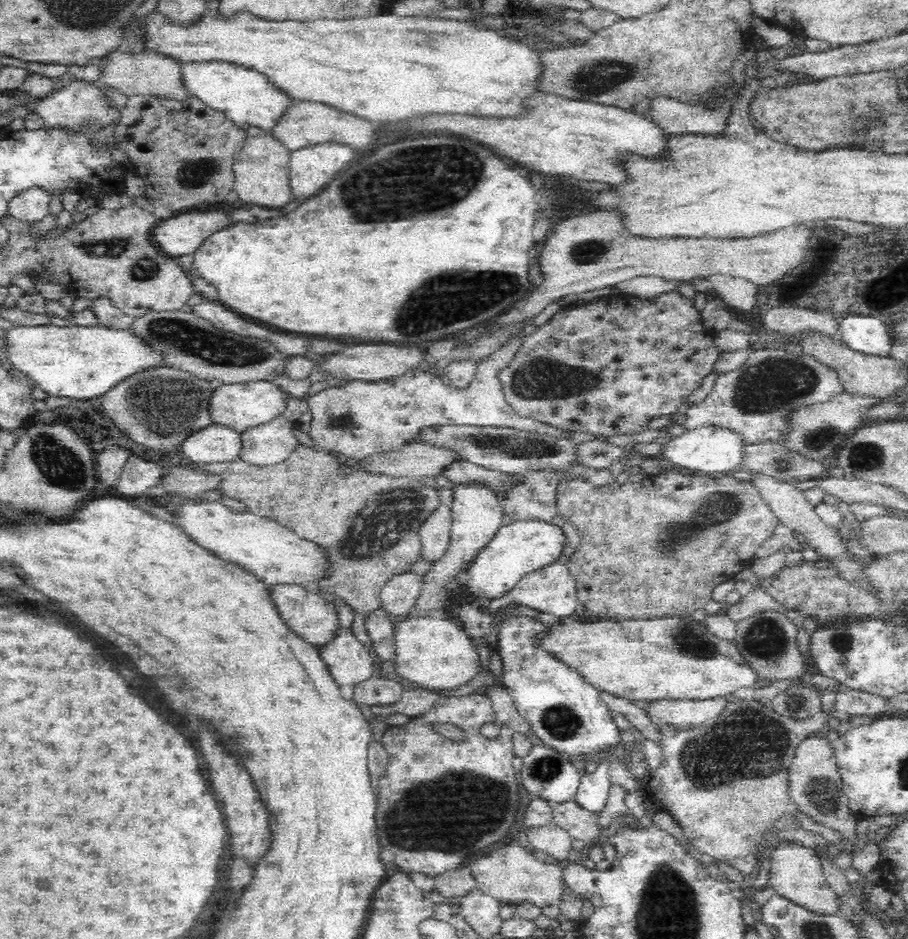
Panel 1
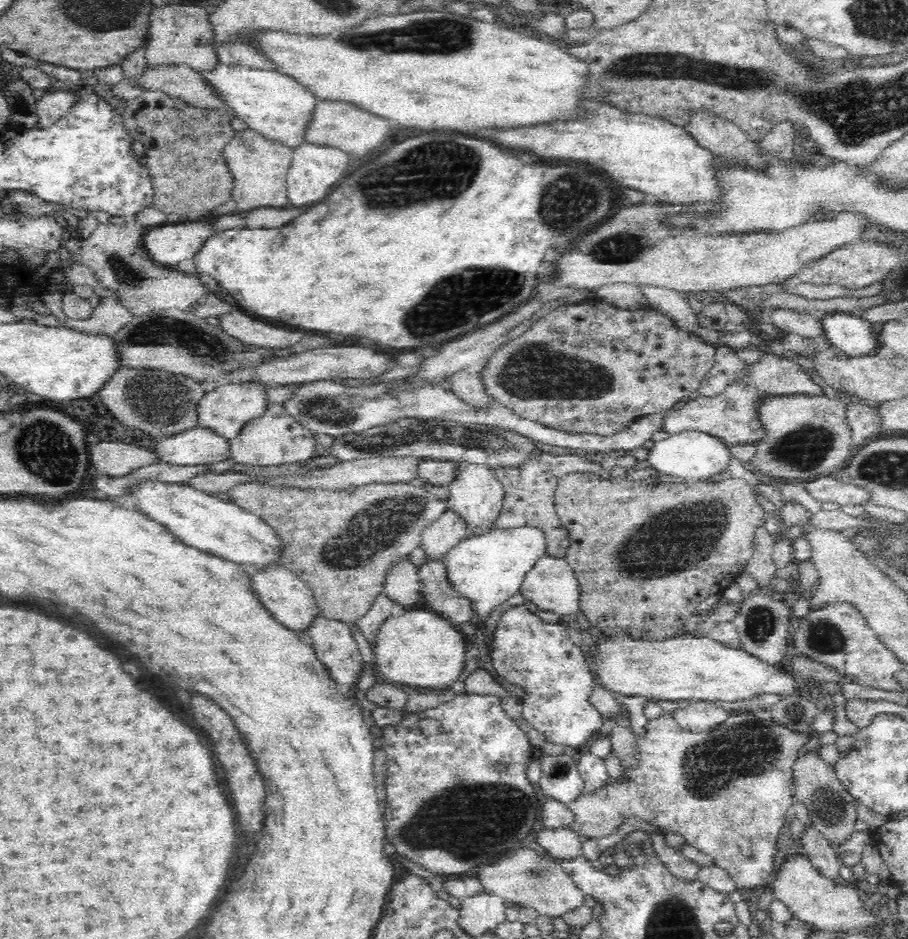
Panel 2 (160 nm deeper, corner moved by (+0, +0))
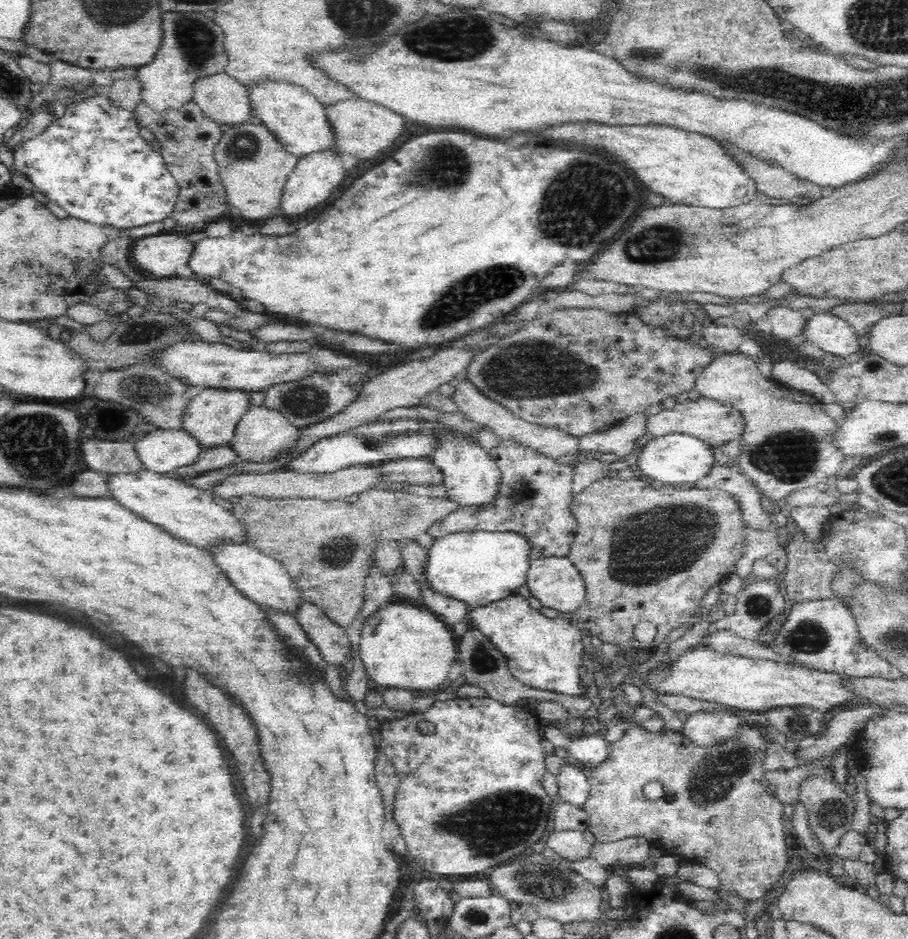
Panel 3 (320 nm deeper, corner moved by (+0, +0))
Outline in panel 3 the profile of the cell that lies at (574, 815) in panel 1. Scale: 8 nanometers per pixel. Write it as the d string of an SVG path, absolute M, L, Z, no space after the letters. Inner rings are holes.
M743 724L736 734L725 738L723 741L710 746L698 746L690 737L680 734L680 732L662 730L658 734L653 734L652 732L648 732L646 728L642 728L641 725L631 726L624 732L622 737L612 744L608 758L598 768L588 769L581 766L591 784L588 800L581 807L588 814L587 830L593 834L595 842L612 842L613 840L620 840L621 838L631 836L644 836L650 840L653 846L657 846L660 850L664 851L664 854L678 855L686 863L696 862L706 865L712 868L712 870L716 870L720 875L723 888L734 890L734 892L739 894L740 898L755 901L764 897L773 885L780 880L788 864L787 846L786 841L784 841L784 820L782 820L782 816L784 816L784 803L780 801L780 798L776 798L774 792L764 784L764 772L767 771L768 746L775 741L770 736L767 737L766 732L767 730L764 726L760 727L756 724L746 724L744 726ZM650 782L660 782L662 784L662 788L664 788L664 796L662 798L658 798L658 800L648 800L648 798L645 798L644 786L650 784Z

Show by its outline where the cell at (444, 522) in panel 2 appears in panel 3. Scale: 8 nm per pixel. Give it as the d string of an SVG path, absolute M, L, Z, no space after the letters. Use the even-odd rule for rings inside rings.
M502 438L496 448L492 448L489 451L489 454L490 459L496 463L501 472L500 492L498 492L496 500L490 505L476 509L458 506L448 516L435 522L427 530L428 534L436 539L448 536L448 534L474 533L478 530L482 532L512 531L523 534L532 543L532 559L553 556L566 557L576 534L576 523L569 509L569 503L573 495L585 489L591 482L606 477L612 467L604 462L593 459L587 454L581 454L579 456L580 460L576 464L570 464L569 460L557 461L554 458L549 458L530 445L520 444L512 439L506 440L504 438Z

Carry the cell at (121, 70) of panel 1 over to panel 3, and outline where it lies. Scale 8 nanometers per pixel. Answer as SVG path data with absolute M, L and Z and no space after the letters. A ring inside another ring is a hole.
M225 72L197 78L191 100L206 116L219 123L233 125L252 122L244 84Z

